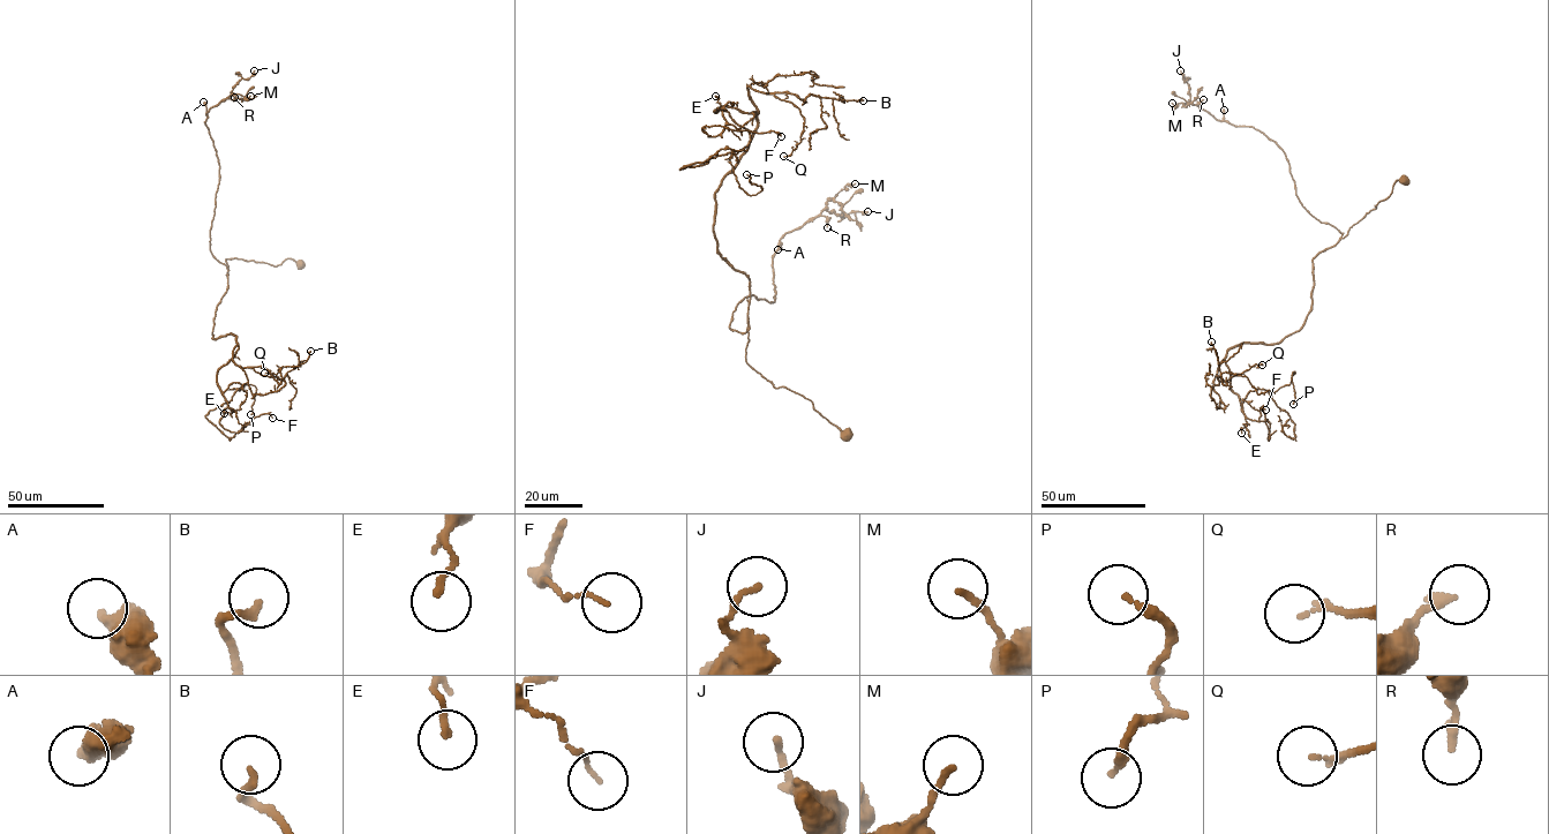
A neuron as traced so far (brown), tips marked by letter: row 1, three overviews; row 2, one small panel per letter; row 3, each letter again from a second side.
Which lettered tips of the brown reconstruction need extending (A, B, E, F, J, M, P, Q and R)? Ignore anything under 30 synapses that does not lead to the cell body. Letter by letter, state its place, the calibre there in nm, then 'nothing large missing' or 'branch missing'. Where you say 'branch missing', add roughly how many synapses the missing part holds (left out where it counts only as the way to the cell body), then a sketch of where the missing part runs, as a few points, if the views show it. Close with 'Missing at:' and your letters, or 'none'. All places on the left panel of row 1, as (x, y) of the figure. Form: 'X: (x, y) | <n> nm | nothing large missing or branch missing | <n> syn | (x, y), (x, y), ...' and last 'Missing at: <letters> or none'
A: (203, 102) | 440 nm | nothing large missing
B: (310, 351) | 180 nm | nothing large missing
E: (224, 413) | 140 nm | nothing large missing
F: (272, 418) | 80 nm | nothing large missing
J: (254, 70) | 150 nm | nothing large missing
M: (250, 96) | 140 nm | nothing large missing
P: (250, 414) | 190 nm | nothing large missing
Q: (264, 373) | 150 nm | nothing large missing
R: (234, 97) | 220 nm | nothing large missing
Missing at: none

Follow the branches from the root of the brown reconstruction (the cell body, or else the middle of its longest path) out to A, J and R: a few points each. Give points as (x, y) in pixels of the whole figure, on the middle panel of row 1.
A: (846, 436), (746, 362), (749, 325), (729, 327), (746, 297), (774, 302), (777, 249)
J: (846, 436), (757, 372), (749, 325), (729, 327), (746, 297), (774, 302), (782, 235), (825, 209), (867, 211)
R: (846, 436), (757, 372), (749, 325), (729, 327), (746, 297), (774, 302), (781, 238), (819, 215), (827, 227)

